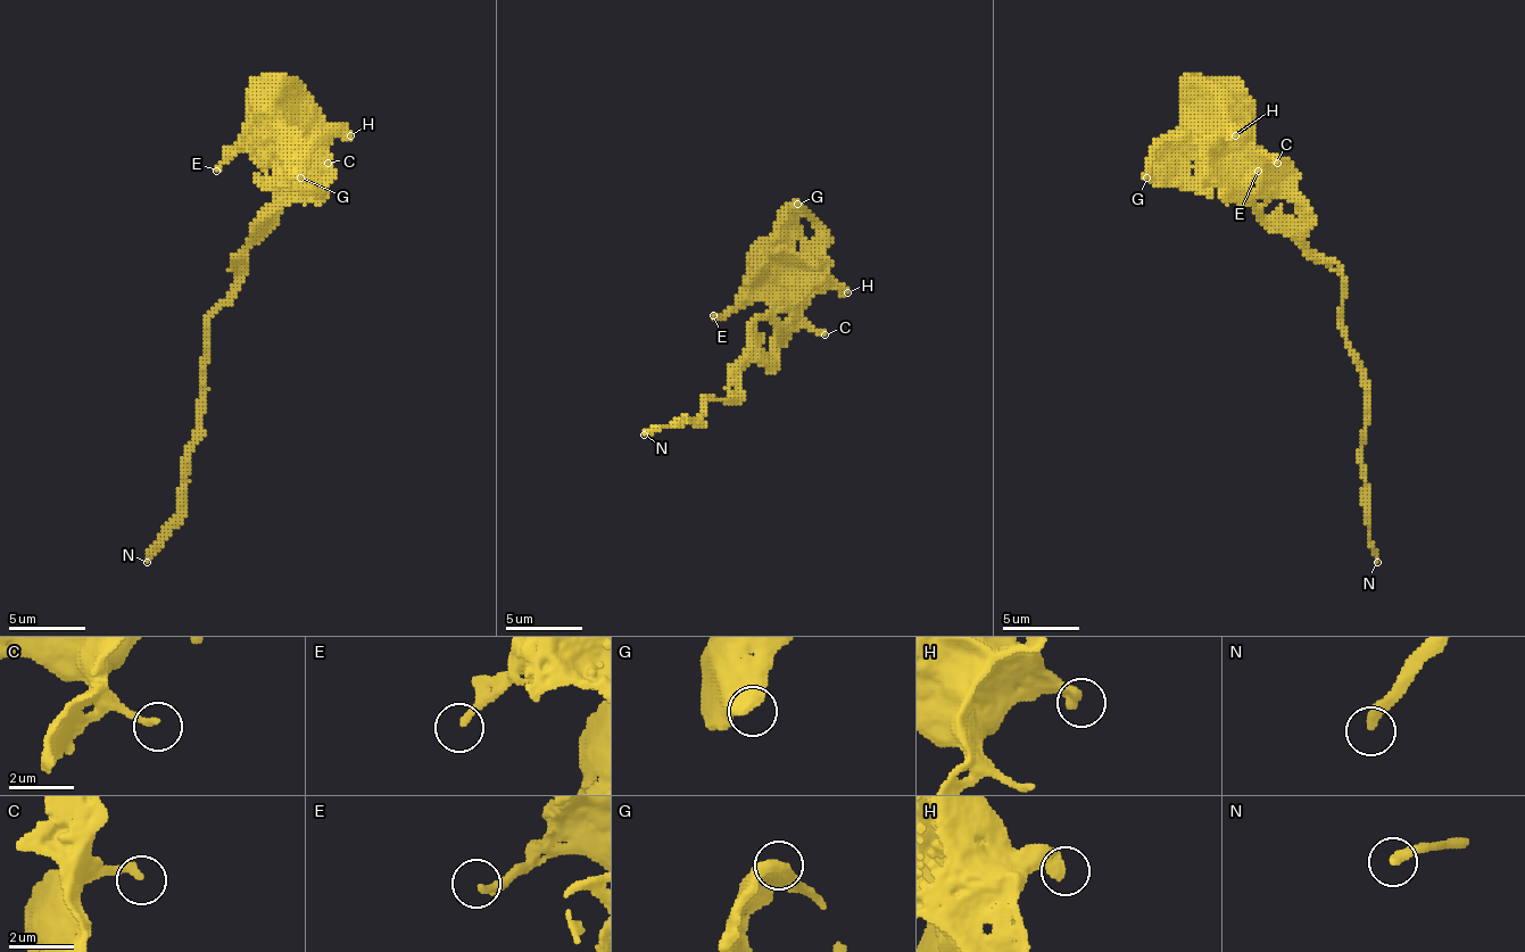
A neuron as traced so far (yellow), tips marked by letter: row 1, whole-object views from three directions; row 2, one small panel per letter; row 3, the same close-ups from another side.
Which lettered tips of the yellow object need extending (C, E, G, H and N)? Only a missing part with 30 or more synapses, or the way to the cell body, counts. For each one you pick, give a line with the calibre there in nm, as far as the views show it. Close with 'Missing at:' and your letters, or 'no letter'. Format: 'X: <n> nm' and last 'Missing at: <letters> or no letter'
N: 280 nm
Missing at: N

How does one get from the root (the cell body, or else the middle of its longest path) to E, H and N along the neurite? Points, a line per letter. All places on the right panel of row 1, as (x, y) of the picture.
E: (1211, 116), (1204, 127), (1219, 143), (1242, 143), (1258, 158), (1258, 171)
H: (1211, 116), (1208, 116), (1219, 127), (1227, 127), (1235, 135)
N: (1211, 116), (1300, 208), (1300, 239), (1342, 278), (1342, 336), (1365, 389), (1361, 470), (1377, 562)

